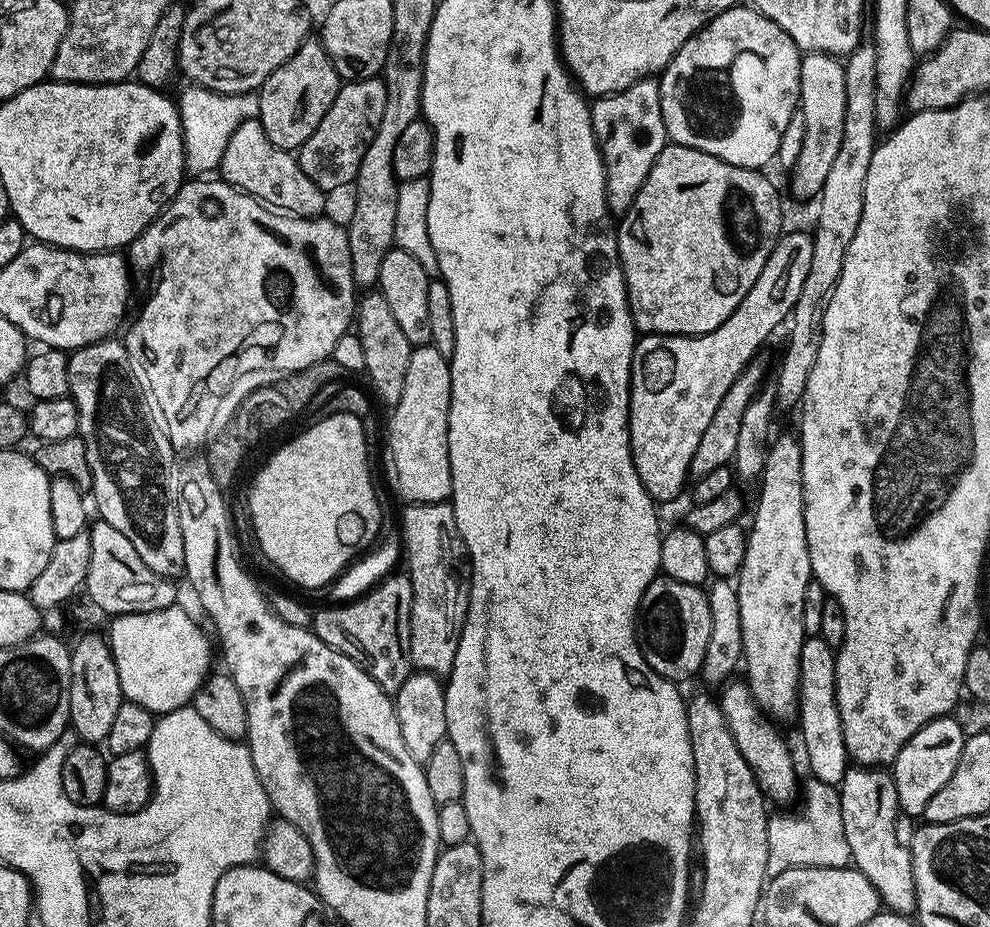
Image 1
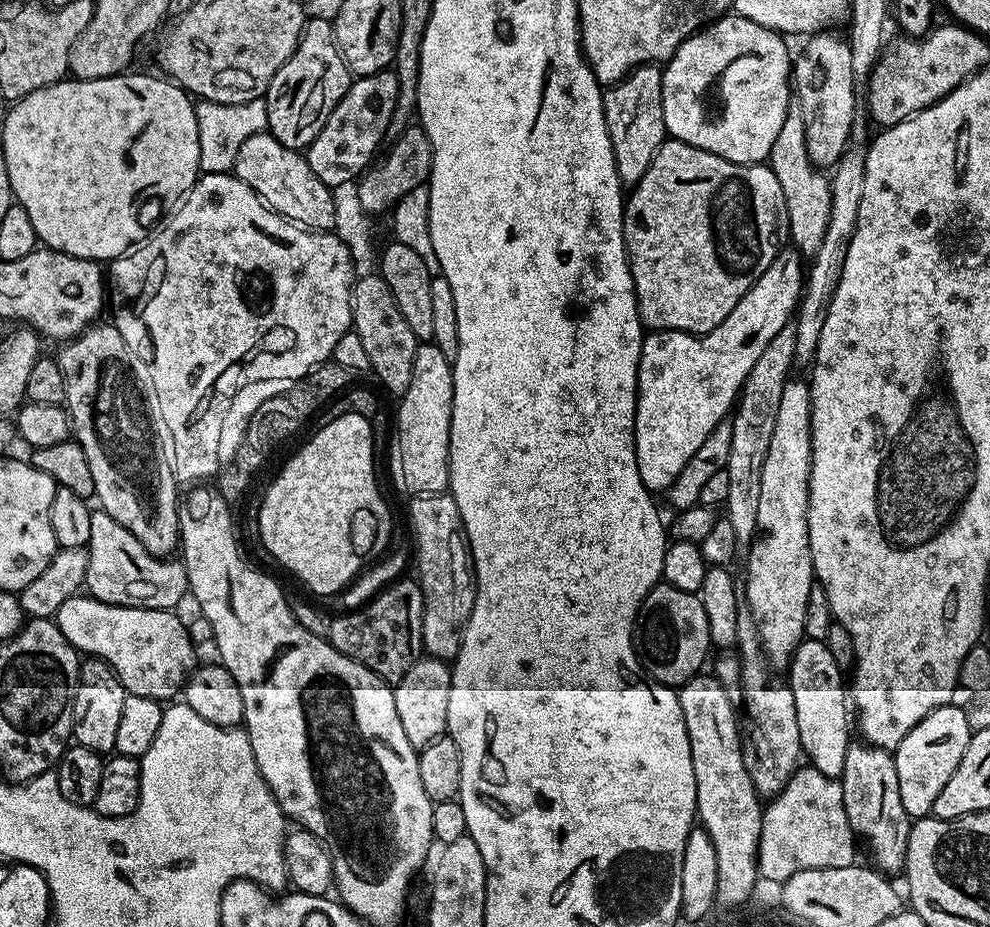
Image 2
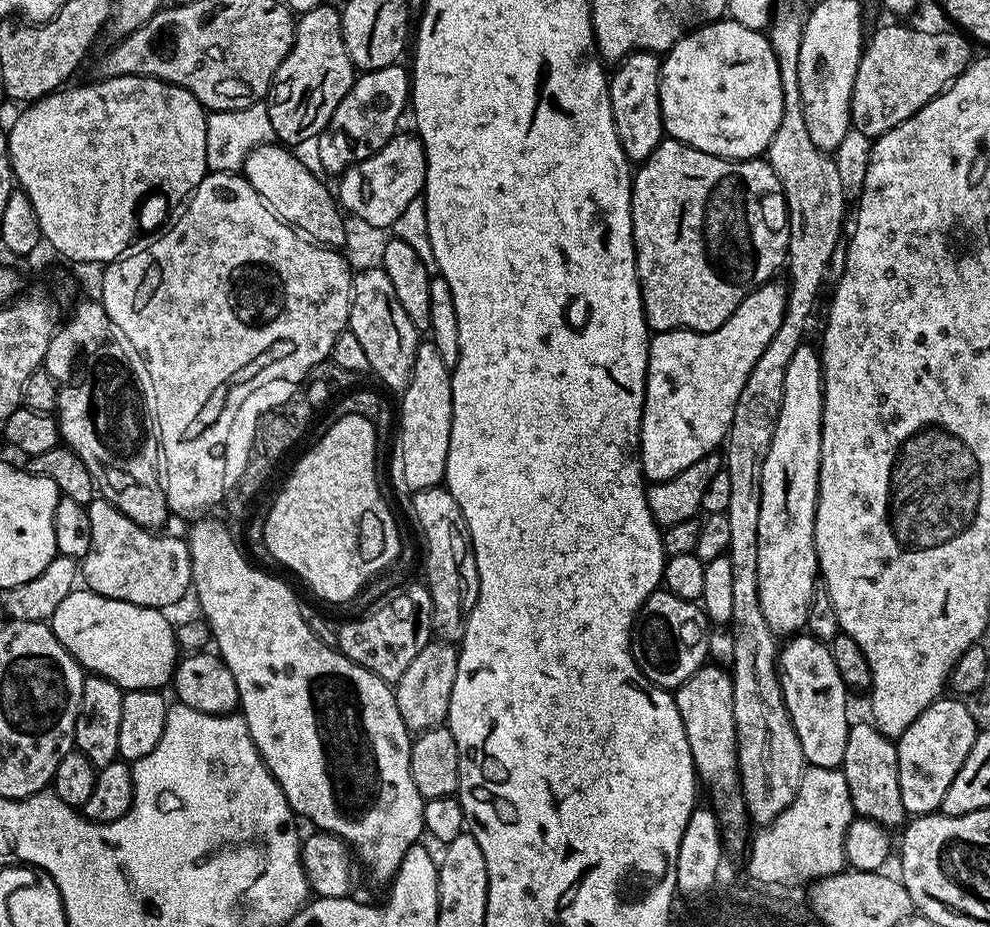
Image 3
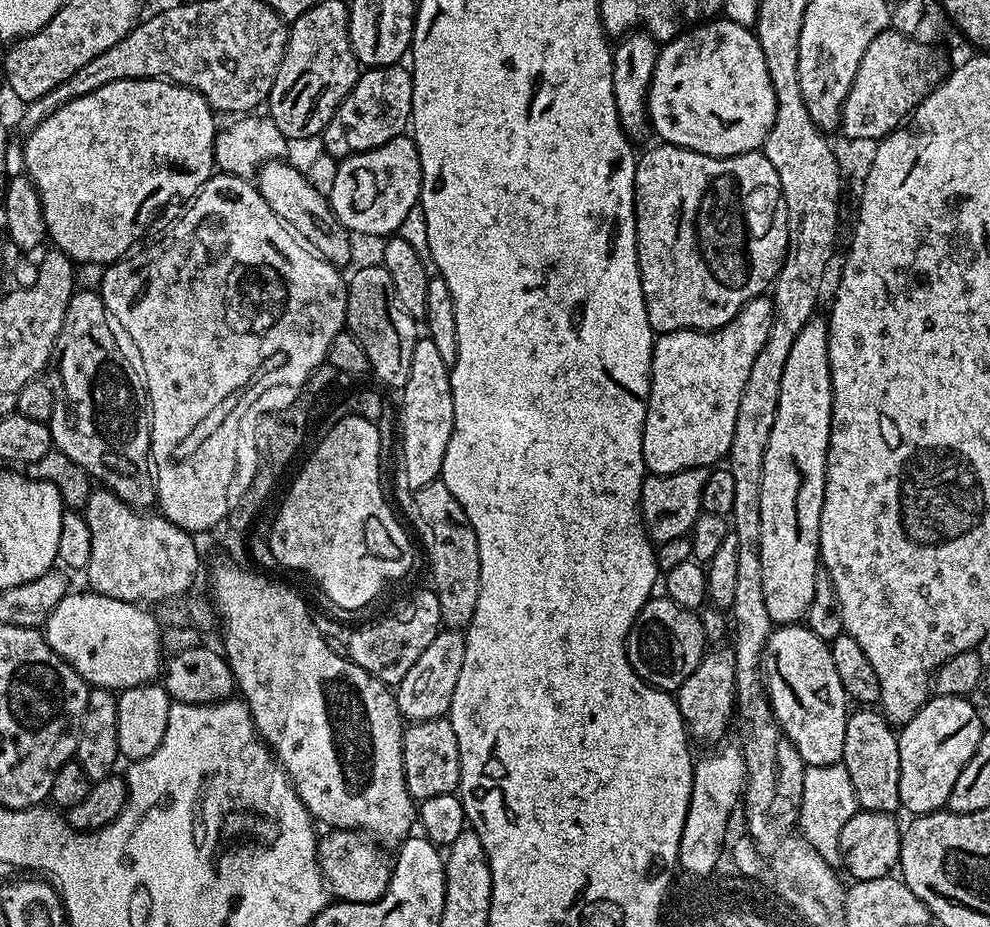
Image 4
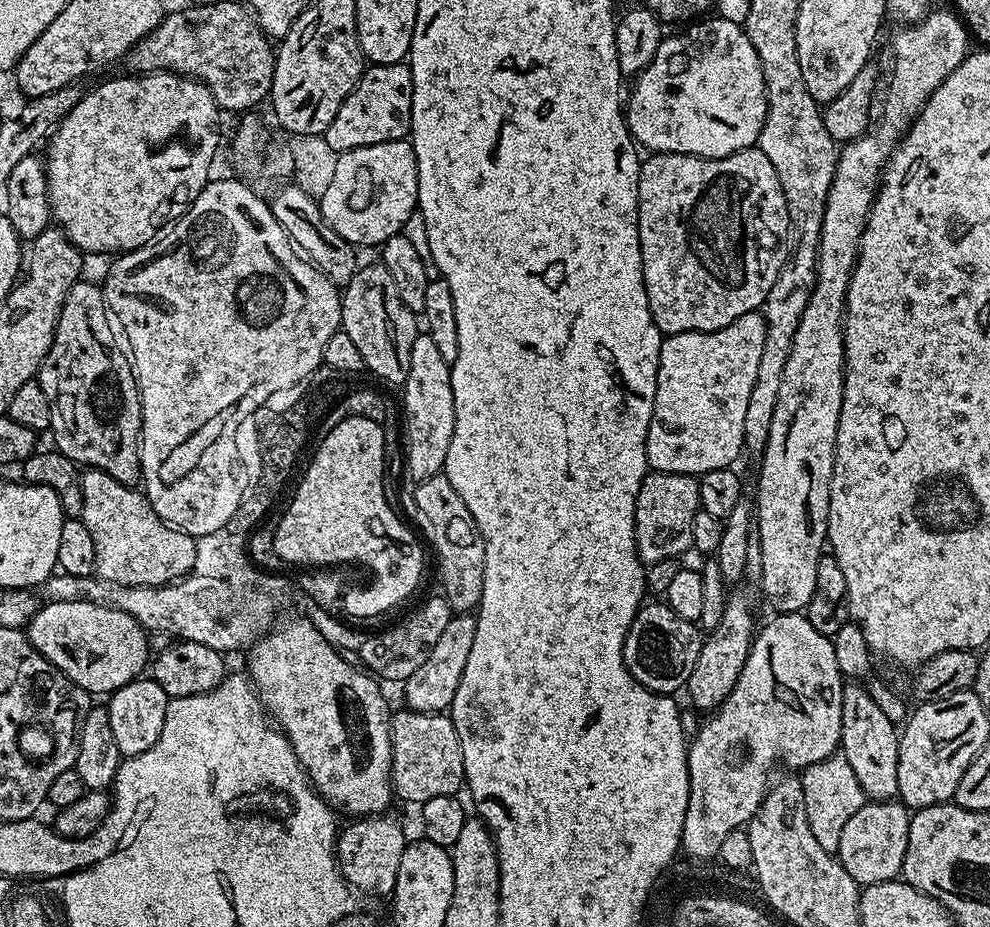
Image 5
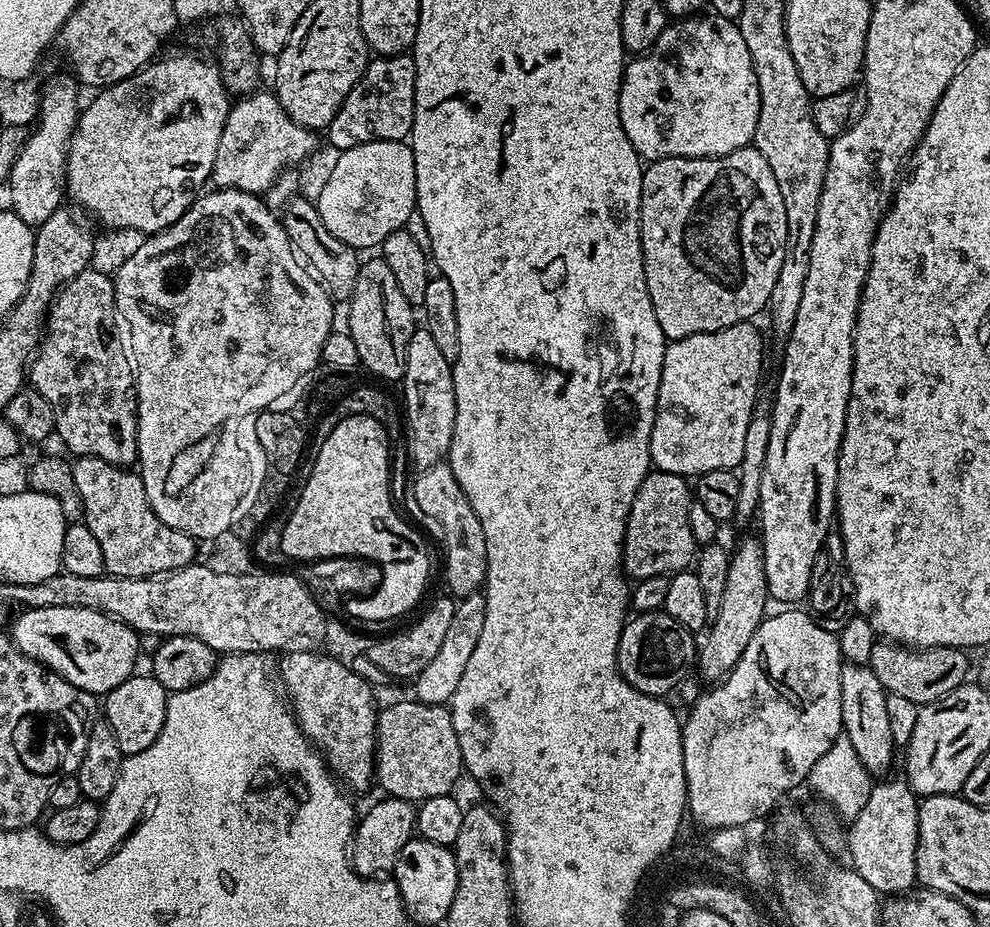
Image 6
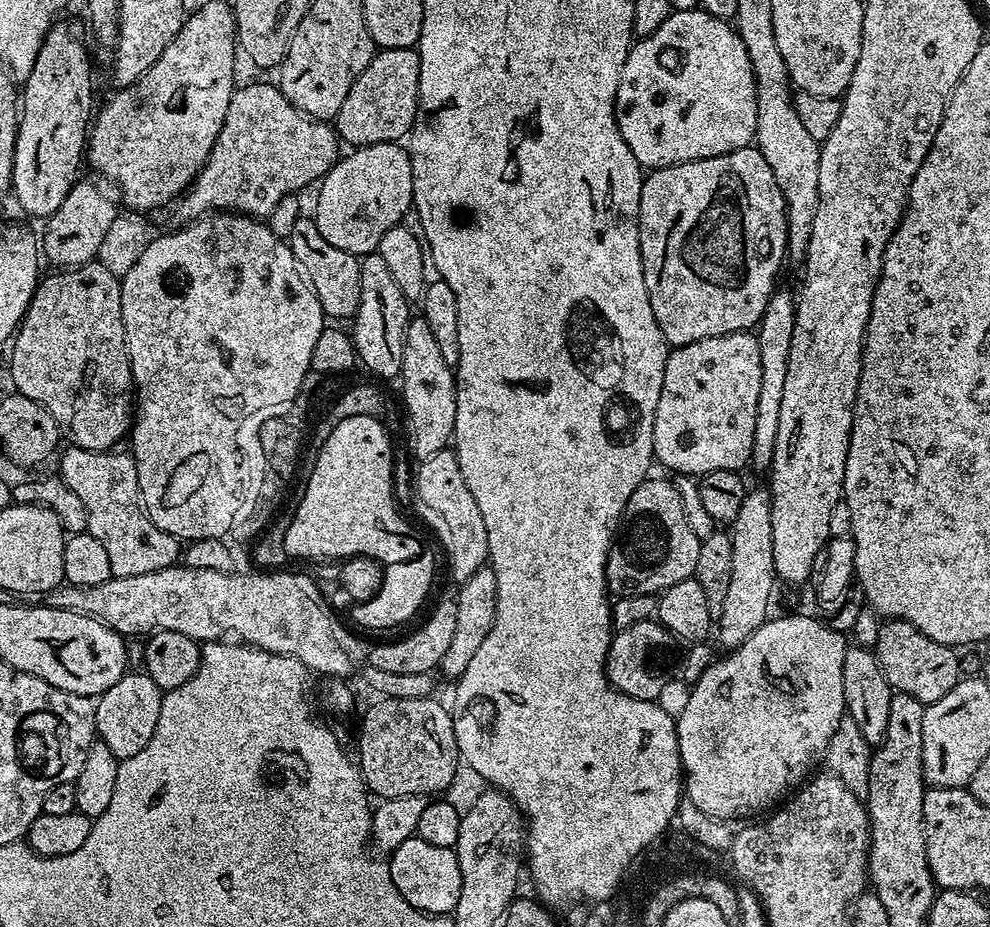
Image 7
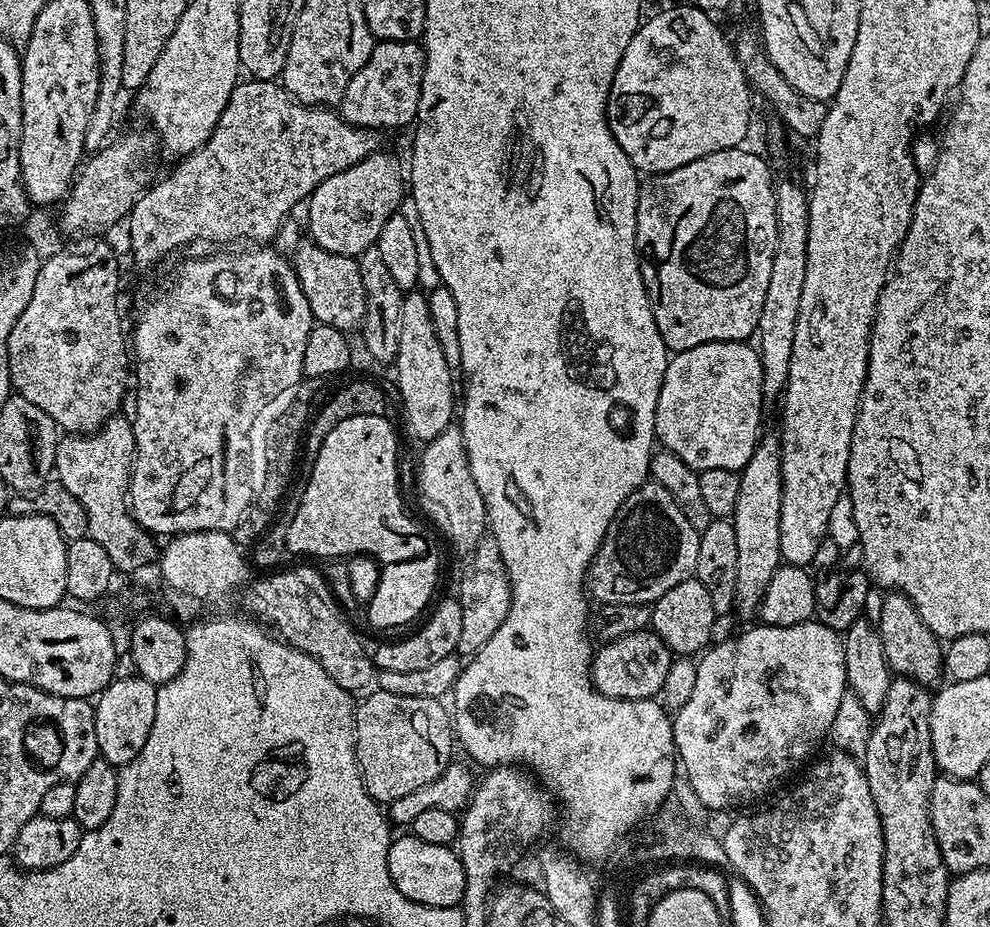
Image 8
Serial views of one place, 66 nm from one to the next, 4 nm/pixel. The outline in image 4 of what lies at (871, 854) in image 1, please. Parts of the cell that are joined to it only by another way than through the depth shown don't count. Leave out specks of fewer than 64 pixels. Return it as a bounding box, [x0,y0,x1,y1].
[842,706,902,814]

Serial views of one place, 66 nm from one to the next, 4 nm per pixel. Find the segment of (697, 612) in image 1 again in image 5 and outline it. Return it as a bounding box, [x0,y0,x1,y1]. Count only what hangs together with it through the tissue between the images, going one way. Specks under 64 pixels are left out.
[624,603,702,694]

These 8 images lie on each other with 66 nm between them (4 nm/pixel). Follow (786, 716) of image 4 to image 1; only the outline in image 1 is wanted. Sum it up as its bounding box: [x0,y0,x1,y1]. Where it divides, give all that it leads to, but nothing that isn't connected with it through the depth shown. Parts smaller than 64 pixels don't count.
[798,635,850,786]

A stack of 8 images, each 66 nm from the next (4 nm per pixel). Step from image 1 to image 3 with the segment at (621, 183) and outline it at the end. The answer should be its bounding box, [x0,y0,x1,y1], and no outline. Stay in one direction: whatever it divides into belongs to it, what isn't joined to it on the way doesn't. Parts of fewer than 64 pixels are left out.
[608,52,665,162]

